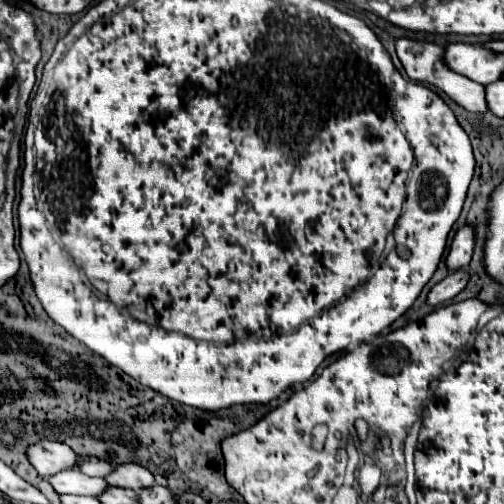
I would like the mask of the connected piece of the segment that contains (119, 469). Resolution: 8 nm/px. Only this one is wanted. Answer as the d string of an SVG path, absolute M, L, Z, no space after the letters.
M117 464L109 476L105 476L111 486L121 486L121 488L131 488L135 492L147 488L153 484L153 476L147 468L139 464Z

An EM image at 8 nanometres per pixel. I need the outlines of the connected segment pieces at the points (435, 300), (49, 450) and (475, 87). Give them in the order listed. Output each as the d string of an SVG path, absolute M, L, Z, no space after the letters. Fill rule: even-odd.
M467 268L449 274L445 280L441 280L439 284L435 284L427 296L427 304L431 306L439 306L445 304L447 300L455 298L467 284Z
M39 440L27 446L25 456L41 476L51 476L65 468L75 468L75 460L77 460L77 456L69 446L47 440Z
M399 38L395 42L395 48L397 48L397 56L407 76L417 80L417 82L425 82L425 84L431 84L439 90L443 90L453 102L457 102L459 106L465 106L465 110L469 112L487 112L487 104L485 104L485 86L465 78L465 76L457 76L457 72L449 70L443 60L441 60L441 46L435 46L431 42L419 42L419 40L411 40L411 38ZM435 52L437 52L437 58L435 58Z

